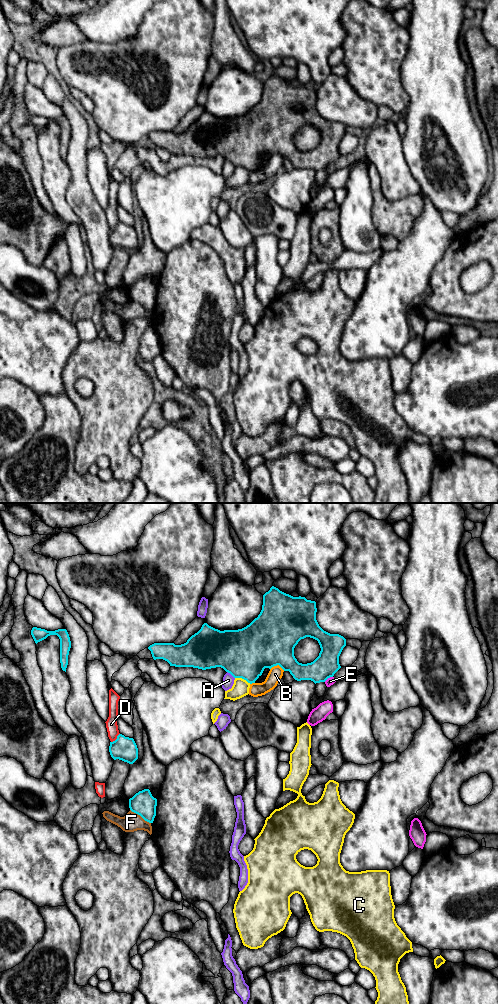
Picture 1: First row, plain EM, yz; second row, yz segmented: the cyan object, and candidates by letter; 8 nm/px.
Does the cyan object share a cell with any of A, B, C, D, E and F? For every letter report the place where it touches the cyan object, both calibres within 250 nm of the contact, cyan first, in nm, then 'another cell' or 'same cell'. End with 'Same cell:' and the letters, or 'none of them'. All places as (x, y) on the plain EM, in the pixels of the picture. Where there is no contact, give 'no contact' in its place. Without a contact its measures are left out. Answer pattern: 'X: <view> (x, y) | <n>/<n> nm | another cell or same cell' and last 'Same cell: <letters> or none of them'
A: yz (231, 162) | 400/100 nm | another cell
B: yz (277, 152) | 420/110 nm | another cell
C: yz (243, 166) | 400/140 nm | another cell
D: yz (117, 226) | 190/100 nm | another cell
E: yz (328, 165) | 190/70 nm | another cell
F: yz (140, 303) | 190/150 nm | another cell
Same cell: none of them

